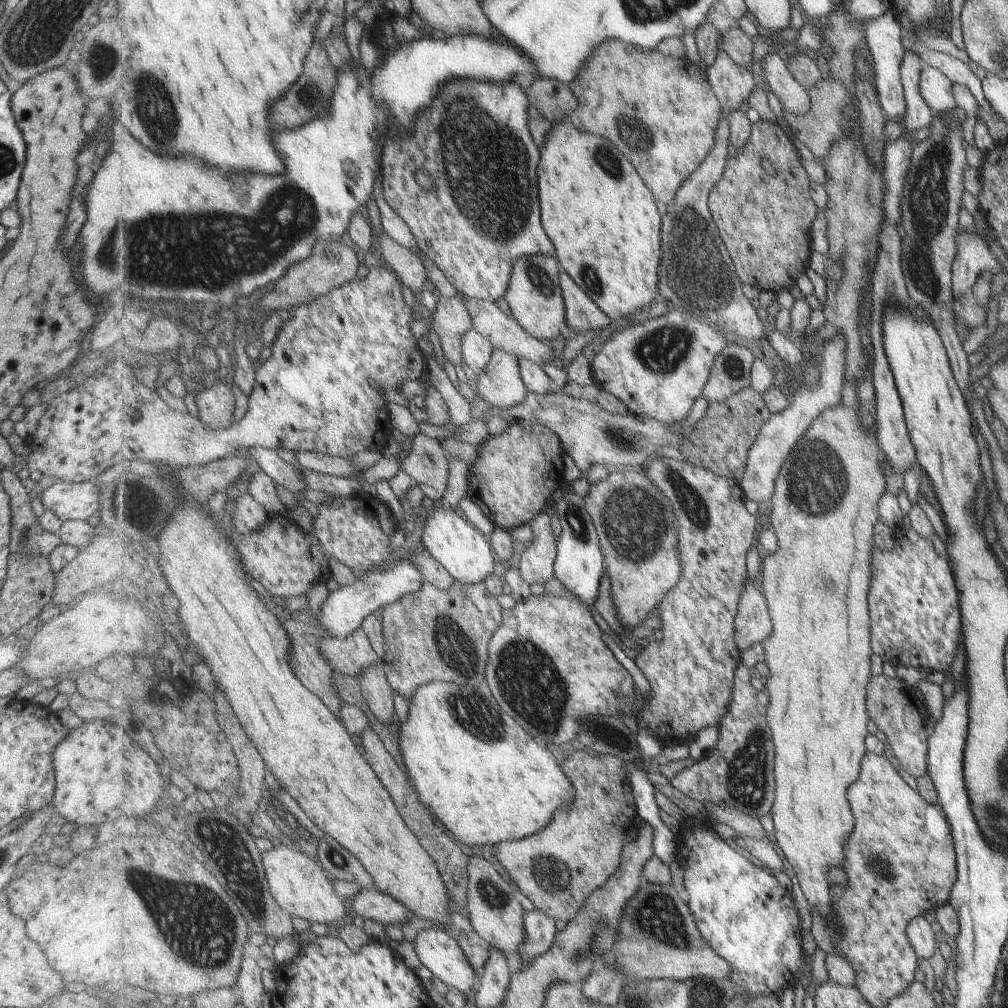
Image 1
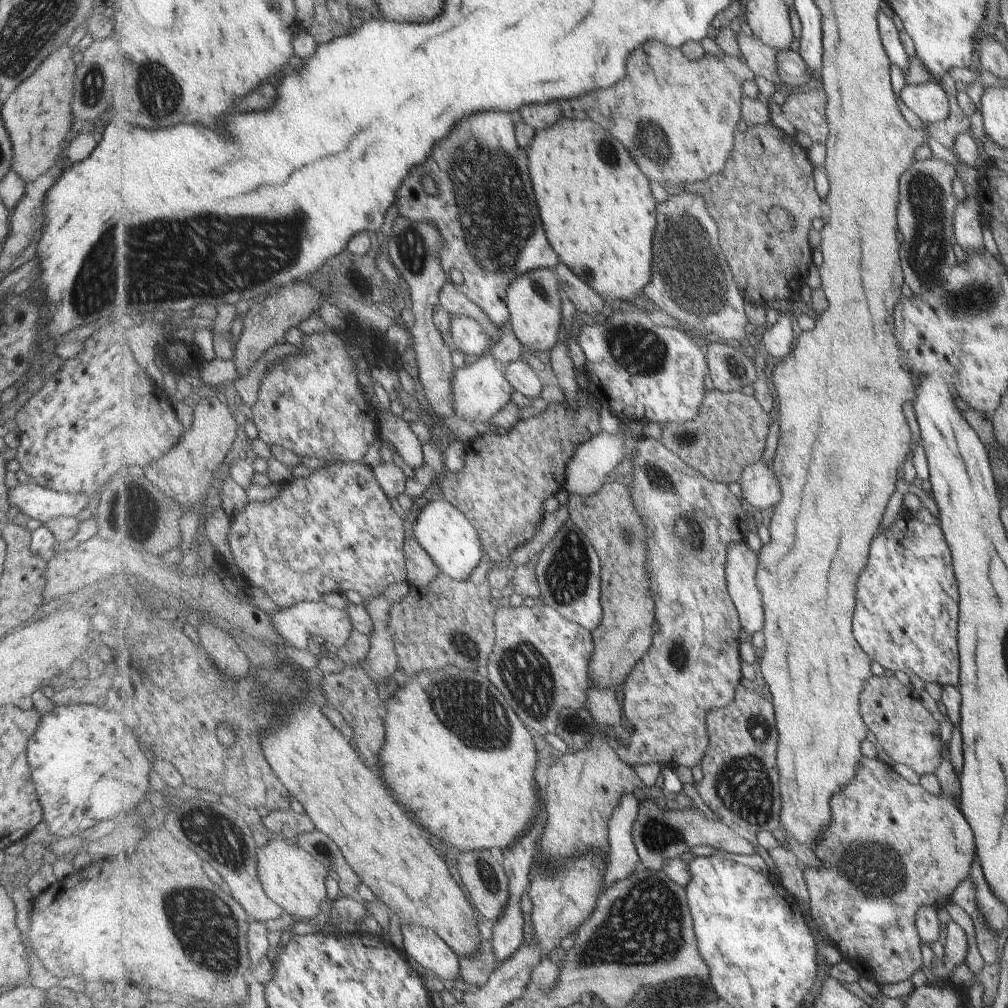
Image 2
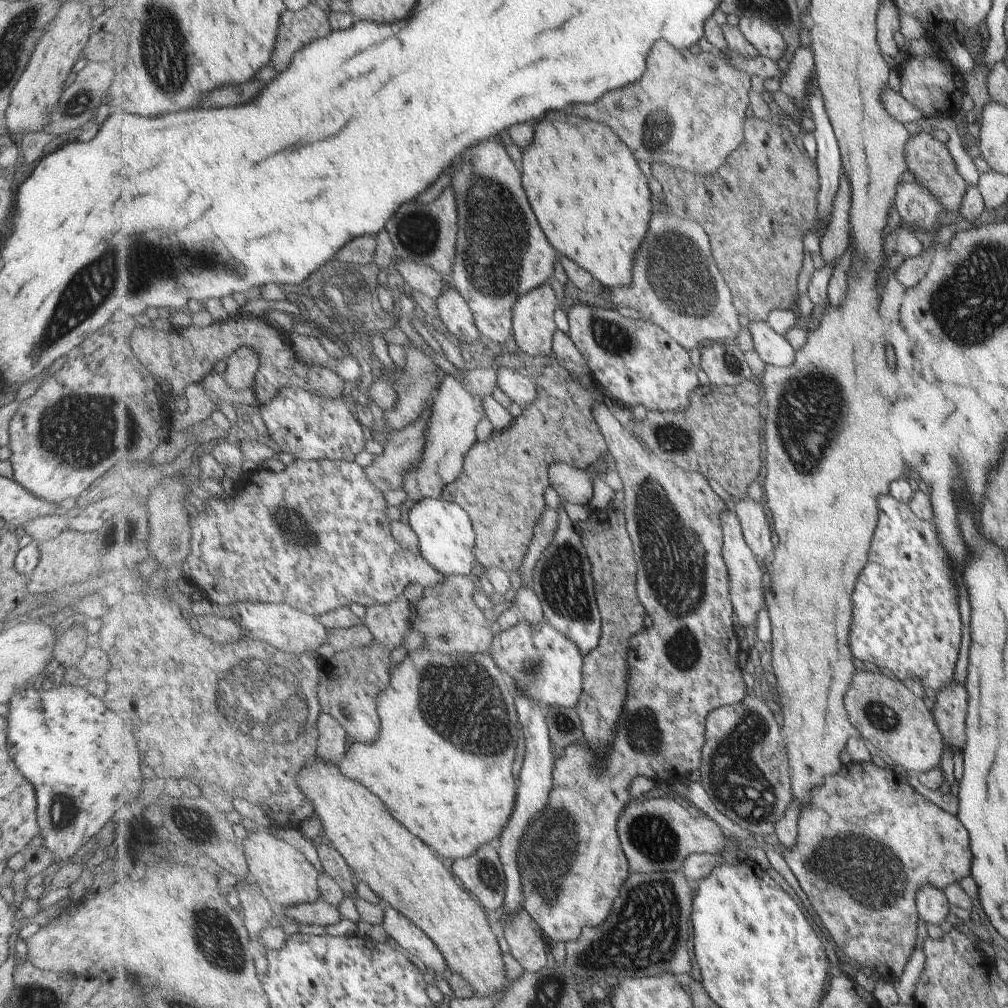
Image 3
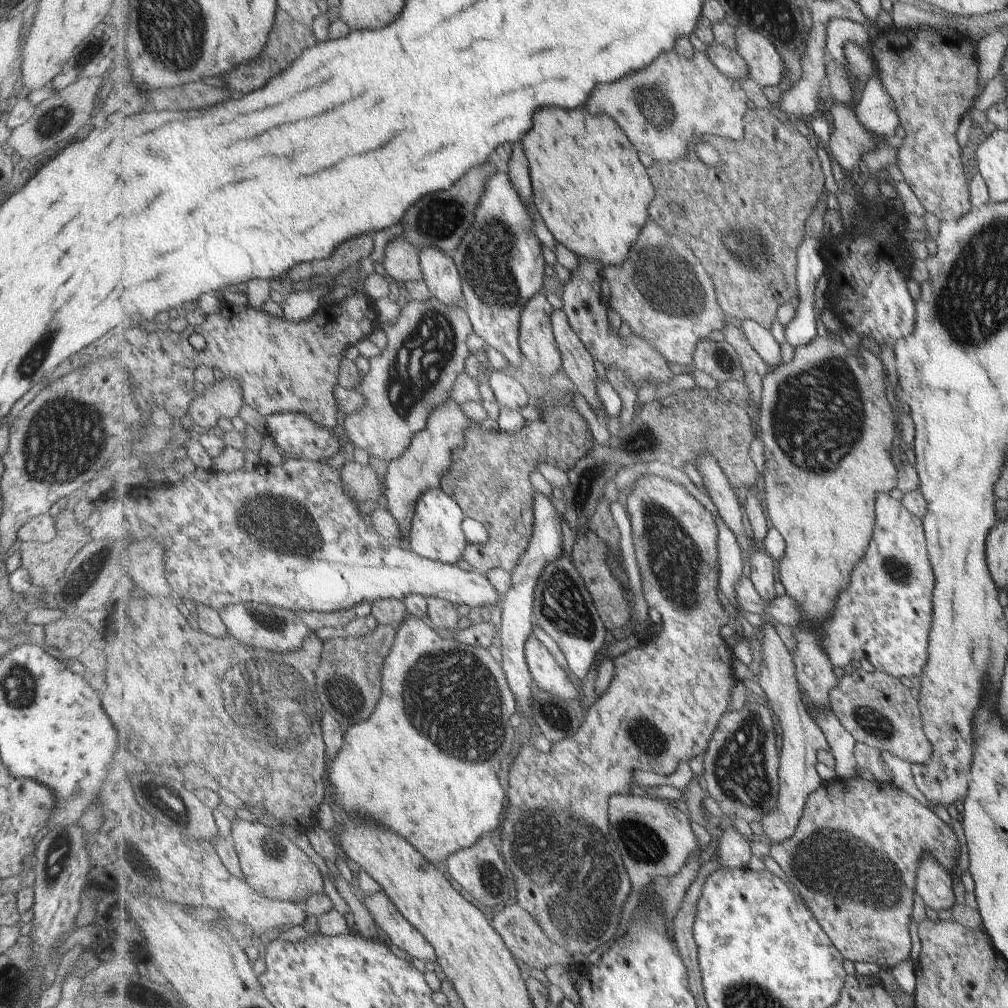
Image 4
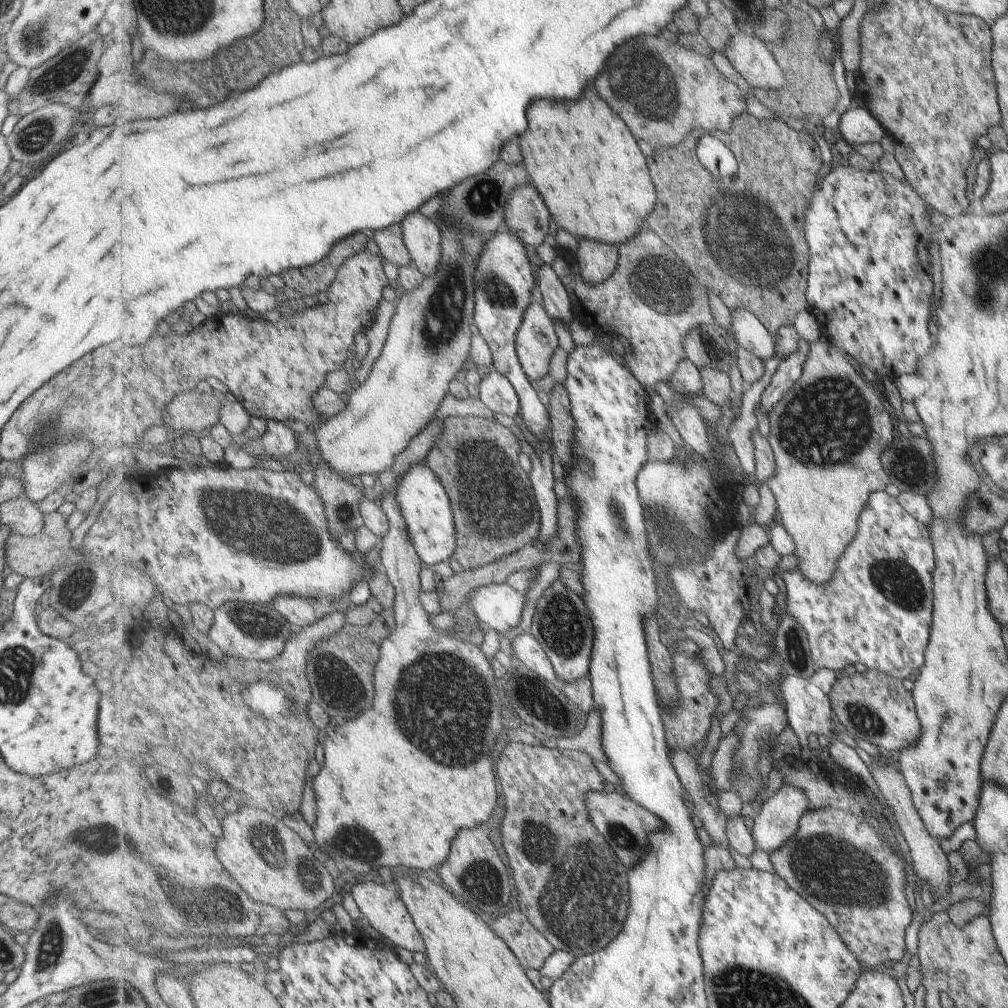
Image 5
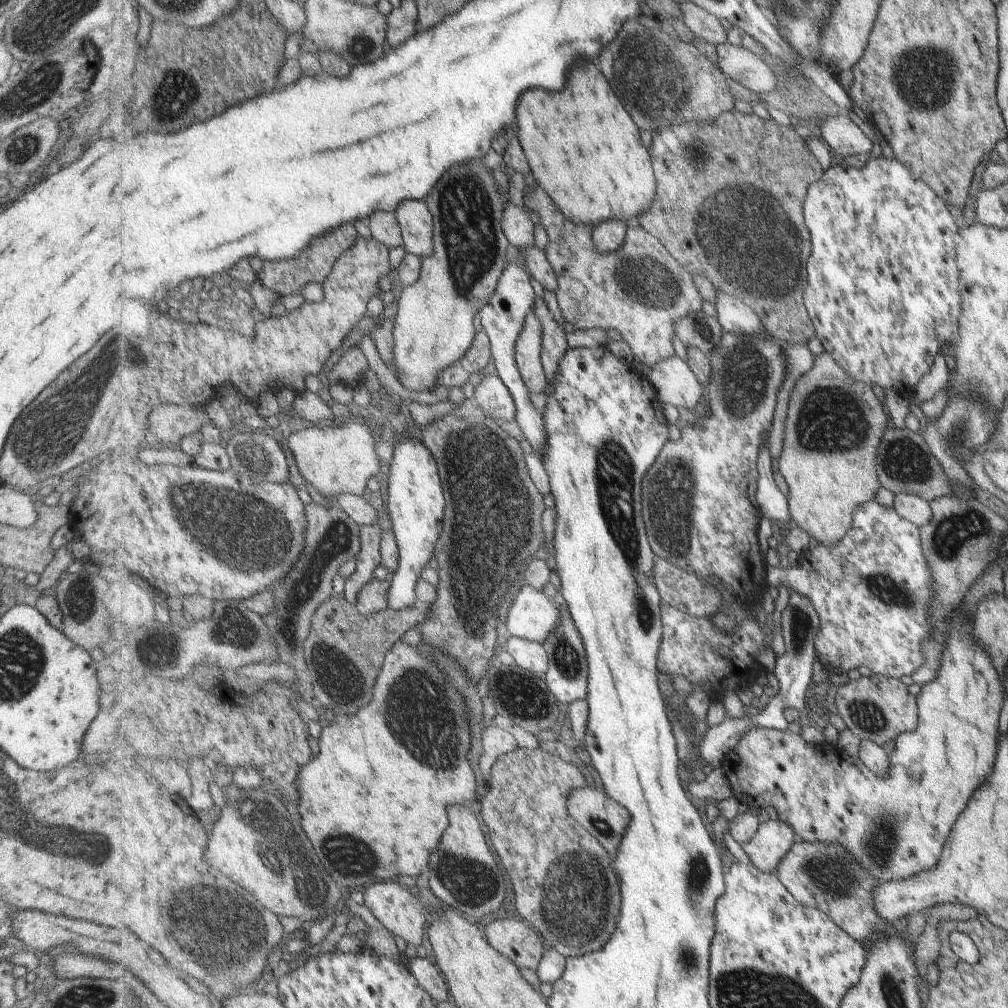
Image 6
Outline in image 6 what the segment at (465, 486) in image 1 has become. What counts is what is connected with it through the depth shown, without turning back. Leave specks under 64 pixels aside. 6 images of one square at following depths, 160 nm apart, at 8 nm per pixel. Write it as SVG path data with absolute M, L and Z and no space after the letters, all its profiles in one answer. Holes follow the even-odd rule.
M421 436L403 437L396 442L392 452L388 484L389 516L394 524L400 548L399 566L392 579L388 594L388 606L393 610L411 610L418 606L416 588L431 556L436 556L438 543L446 515L444 486L434 454L425 446Z

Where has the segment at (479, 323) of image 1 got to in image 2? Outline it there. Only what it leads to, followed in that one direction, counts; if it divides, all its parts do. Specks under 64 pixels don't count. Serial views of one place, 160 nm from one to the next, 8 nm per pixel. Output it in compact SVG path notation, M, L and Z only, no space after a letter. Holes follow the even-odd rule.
M447 282L442 286L440 292L440 304L443 305L452 315L463 315L477 319L490 336L491 345L501 336L501 329L498 329L488 318L488 314L476 305L467 295L464 295L453 283Z

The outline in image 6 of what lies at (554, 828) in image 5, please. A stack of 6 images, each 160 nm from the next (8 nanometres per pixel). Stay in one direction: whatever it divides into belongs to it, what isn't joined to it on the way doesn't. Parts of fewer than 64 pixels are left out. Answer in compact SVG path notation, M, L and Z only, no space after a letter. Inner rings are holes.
M518 747L504 754L490 769L487 791L480 797L479 814L489 827L491 843L507 873L514 893L514 912L540 934L548 948L565 958L584 956L605 948L615 932L621 892L619 878L611 868L611 856L583 826L569 816L568 797L588 780L573 764L543 750Z

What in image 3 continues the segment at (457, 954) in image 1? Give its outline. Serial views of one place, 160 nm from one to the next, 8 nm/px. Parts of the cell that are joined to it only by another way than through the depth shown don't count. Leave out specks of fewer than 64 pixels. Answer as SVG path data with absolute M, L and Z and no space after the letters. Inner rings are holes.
M383 905L383 927L387 936L393 938L401 948L411 957L423 962L426 967L442 972L449 967L447 959L440 947L429 938L420 926L411 922L400 910L389 905Z

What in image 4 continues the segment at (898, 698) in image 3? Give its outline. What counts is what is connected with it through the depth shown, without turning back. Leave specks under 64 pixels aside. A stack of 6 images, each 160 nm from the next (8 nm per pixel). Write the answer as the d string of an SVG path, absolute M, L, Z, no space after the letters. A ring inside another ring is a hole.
M849 668L840 685L829 692L828 707L855 741L889 751L909 764L930 760L931 743L921 732L917 700L892 675L875 669L870 673L862 668Z

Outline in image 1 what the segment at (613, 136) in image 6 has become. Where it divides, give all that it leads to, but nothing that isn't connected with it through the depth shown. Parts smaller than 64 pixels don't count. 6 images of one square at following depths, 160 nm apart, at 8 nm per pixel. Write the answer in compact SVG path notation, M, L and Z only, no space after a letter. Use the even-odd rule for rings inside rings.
M570 120L556 123L549 126L547 130L547 144L541 150L541 166L539 166L539 184L541 184L541 208L543 208L543 222L545 222L545 230L549 230L549 238L553 238L553 244L557 246L557 254L561 264L565 266L565 270L569 272L569 276L577 282L577 284L603 309L610 318L619 320L623 316L629 314L635 315L637 312L647 309L654 302L655 298L659 298L660 294L660 266L664 254L662 243L662 230L664 228L664 215L659 212L656 197L651 194L652 190L647 188L647 184L639 172L635 170L635 166L625 158L625 154L604 135L596 135L589 131L582 131L575 128Z

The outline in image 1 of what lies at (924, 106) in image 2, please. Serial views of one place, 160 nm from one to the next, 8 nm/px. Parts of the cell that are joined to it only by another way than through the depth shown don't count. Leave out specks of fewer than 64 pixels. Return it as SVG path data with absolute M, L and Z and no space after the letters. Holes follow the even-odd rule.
M926 66L919 76L921 98L932 113L948 112L956 106L952 86L953 84L933 67Z

